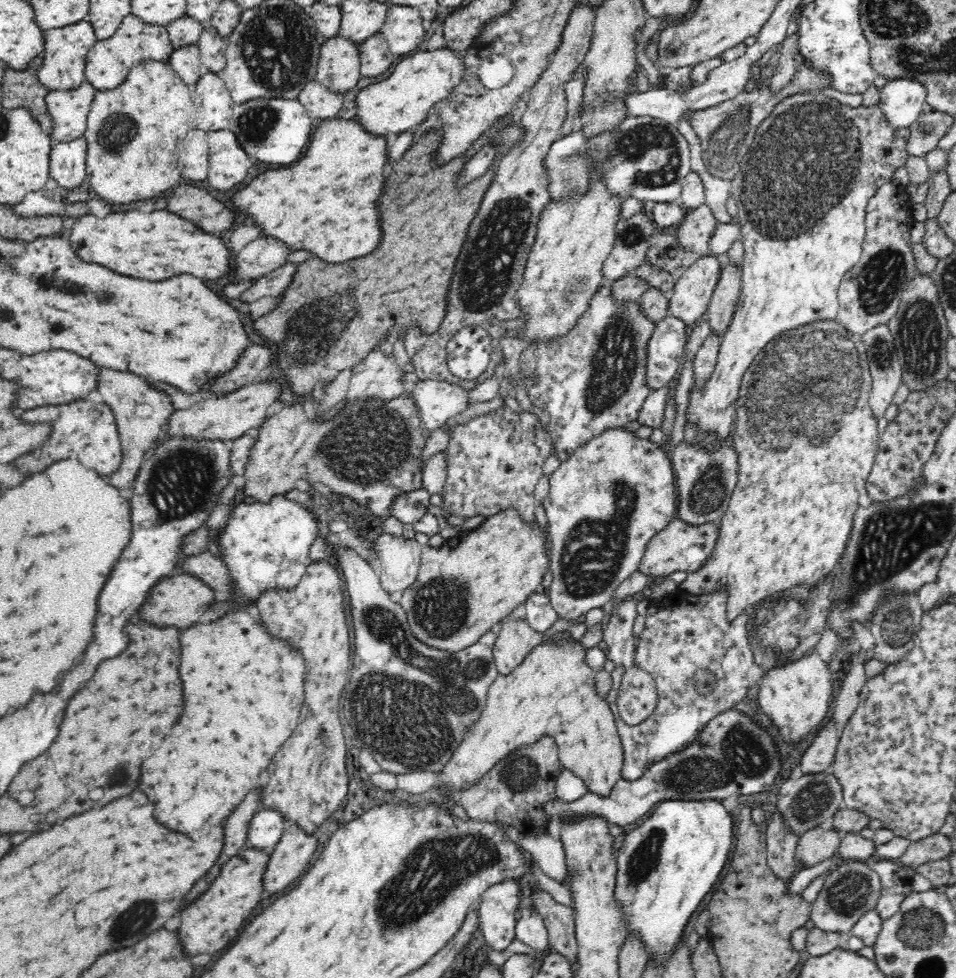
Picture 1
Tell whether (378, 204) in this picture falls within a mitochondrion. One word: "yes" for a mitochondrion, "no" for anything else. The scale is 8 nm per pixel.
no

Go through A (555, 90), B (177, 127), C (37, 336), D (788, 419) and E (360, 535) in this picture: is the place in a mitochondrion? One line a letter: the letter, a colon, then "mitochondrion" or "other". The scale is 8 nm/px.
A: other
B: other
C: other
D: mitochondrion
E: other

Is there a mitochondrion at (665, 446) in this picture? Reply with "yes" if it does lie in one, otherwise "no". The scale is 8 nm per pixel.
no

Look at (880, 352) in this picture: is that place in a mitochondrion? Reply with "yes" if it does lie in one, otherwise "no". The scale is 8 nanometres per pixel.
yes

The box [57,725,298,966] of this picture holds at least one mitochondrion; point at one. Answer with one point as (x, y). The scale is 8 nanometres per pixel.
(137, 918)

